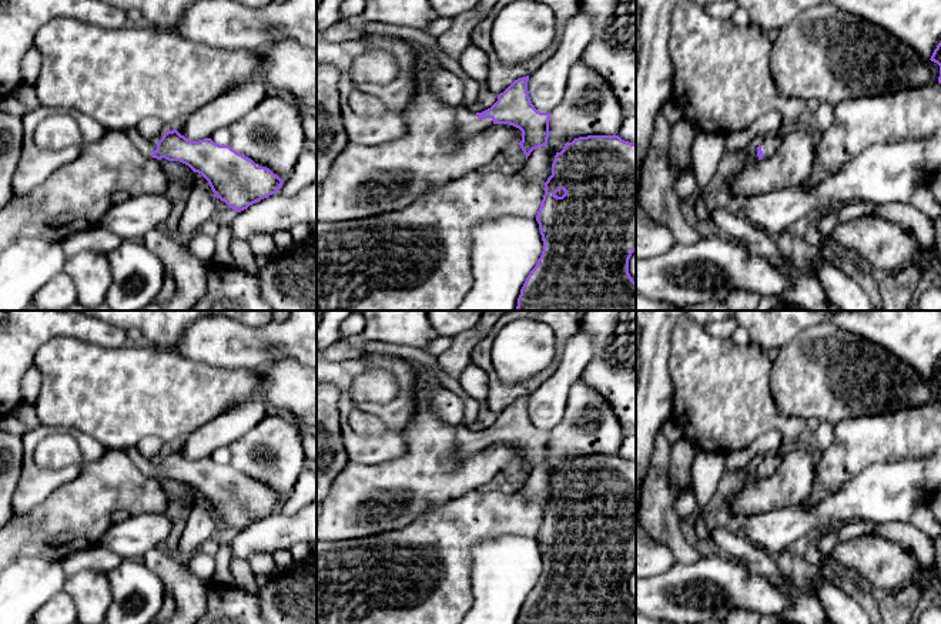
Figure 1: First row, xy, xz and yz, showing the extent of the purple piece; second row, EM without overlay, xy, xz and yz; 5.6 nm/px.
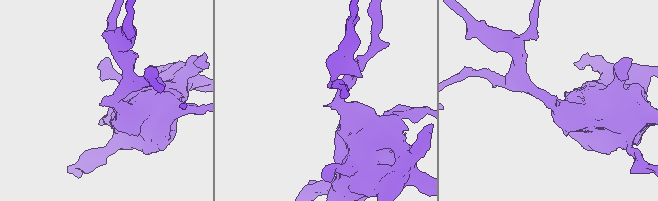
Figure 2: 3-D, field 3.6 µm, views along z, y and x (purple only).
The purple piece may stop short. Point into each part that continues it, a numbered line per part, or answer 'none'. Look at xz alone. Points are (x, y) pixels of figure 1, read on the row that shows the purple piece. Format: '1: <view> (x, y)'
1: xz (468, 124)

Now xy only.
1: xy (144, 146)

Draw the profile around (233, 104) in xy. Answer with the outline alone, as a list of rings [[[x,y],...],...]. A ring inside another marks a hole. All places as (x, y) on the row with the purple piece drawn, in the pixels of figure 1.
[[[247,83],[231,87],[218,98],[191,114],[177,131],[190,141],[211,138],[218,130],[232,125],[248,114],[267,95],[264,83]]]

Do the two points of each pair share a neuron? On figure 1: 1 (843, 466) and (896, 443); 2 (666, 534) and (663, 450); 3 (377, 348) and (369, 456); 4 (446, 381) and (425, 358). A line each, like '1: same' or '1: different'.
1: same
2: same
3: different
4: same

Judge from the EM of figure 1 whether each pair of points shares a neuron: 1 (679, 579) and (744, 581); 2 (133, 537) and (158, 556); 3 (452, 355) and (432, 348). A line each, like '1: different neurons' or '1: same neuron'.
1: same neuron
2: different neurons
3: different neurons

